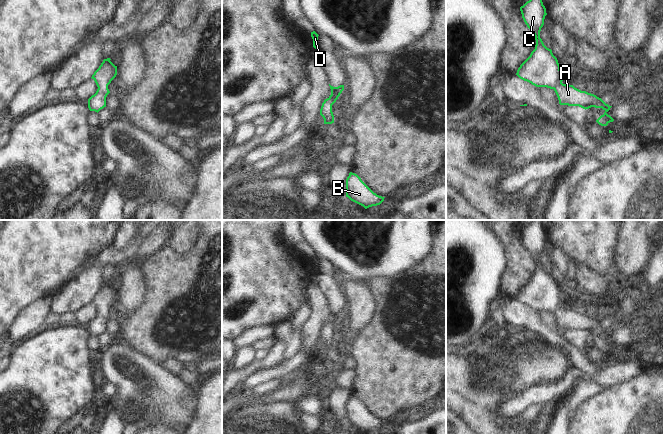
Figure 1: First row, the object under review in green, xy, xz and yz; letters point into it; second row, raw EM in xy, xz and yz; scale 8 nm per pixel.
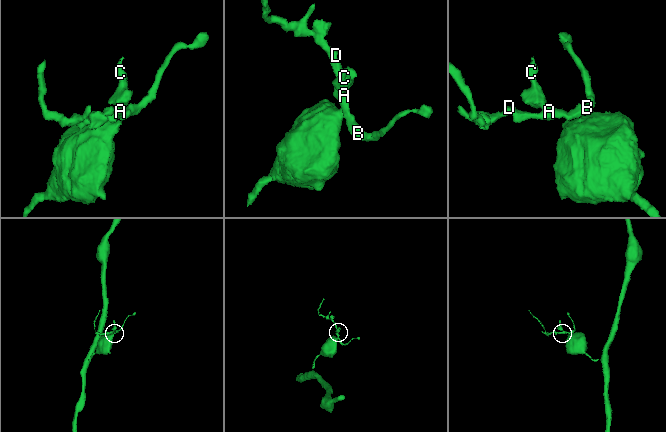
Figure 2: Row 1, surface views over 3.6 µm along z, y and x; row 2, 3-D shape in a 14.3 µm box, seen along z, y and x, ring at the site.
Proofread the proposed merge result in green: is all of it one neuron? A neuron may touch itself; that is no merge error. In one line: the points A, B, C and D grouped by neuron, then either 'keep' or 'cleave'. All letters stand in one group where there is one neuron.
groups A B C D; keep

